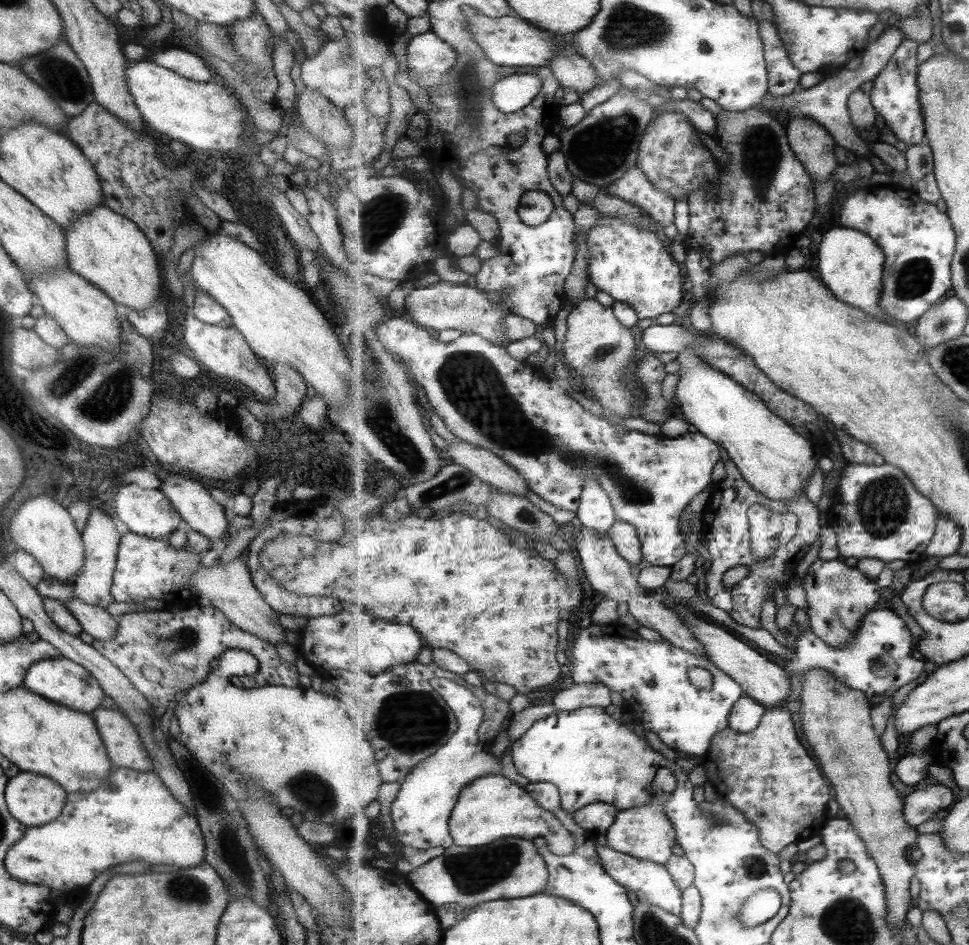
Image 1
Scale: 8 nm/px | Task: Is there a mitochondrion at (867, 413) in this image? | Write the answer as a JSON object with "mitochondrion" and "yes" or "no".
{"mitochondrion":"no"}

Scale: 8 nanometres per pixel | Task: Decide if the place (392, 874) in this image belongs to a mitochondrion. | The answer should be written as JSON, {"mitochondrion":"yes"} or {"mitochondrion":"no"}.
{"mitochondrion":"no"}

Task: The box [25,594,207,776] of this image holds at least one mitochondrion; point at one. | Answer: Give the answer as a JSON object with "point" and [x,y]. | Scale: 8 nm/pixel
{"point":[186,636]}

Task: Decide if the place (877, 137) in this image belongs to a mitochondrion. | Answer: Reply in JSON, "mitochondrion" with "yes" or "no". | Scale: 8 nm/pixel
{"mitochondrion":"no"}

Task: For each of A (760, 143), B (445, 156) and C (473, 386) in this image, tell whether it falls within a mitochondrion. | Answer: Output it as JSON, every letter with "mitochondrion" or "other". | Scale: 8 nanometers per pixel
{"A":"mitochondrion","B":"other","C":"mitochondrion"}

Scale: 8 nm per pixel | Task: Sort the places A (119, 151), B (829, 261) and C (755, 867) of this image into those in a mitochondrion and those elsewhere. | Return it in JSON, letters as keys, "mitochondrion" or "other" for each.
{"A":"other","B":"other","C":"mitochondrion"}

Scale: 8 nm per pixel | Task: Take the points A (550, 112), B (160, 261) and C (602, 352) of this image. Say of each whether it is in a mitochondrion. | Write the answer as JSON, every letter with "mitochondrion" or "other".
{"A":"other","B":"other","C":"mitochondrion"}

